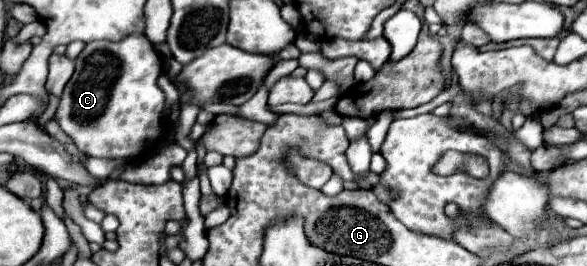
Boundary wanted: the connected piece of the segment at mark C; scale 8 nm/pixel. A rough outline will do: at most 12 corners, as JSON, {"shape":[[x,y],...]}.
{"shape":[[144,34],[86,44],[56,110],[86,156],[162,138]]}

